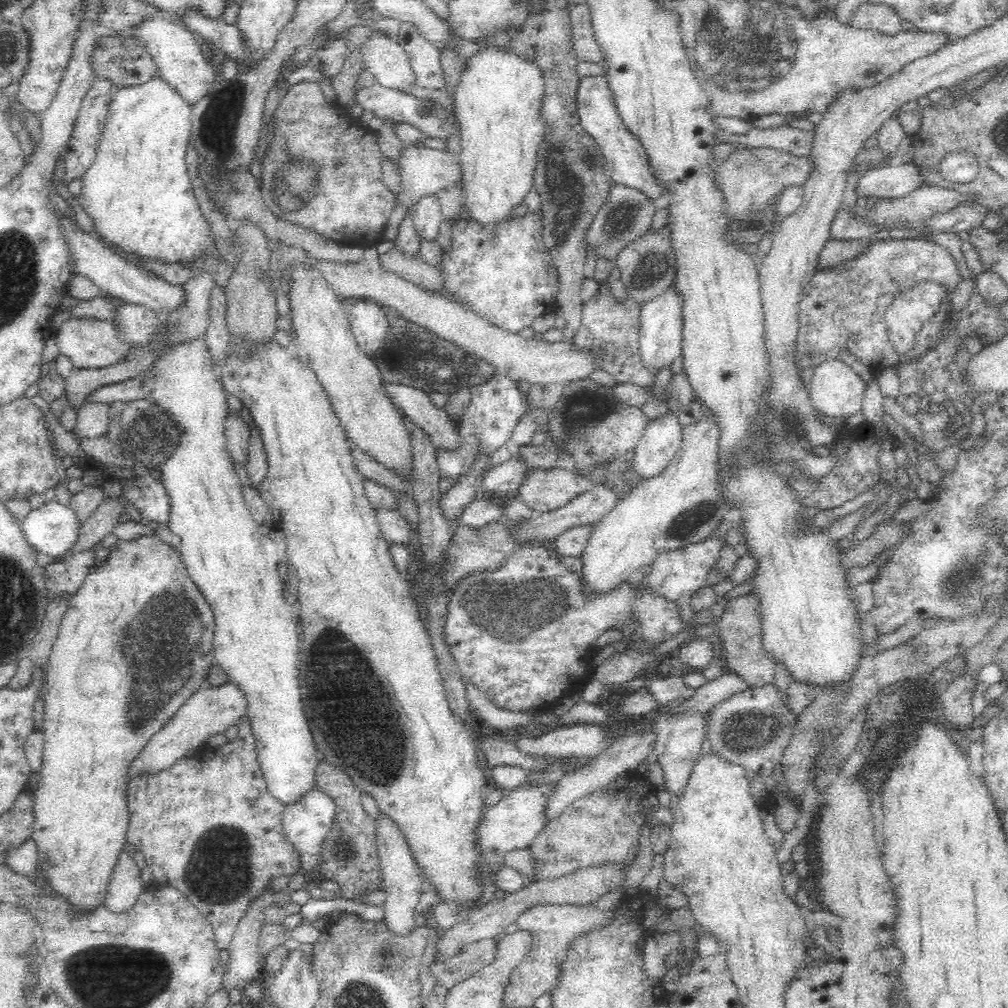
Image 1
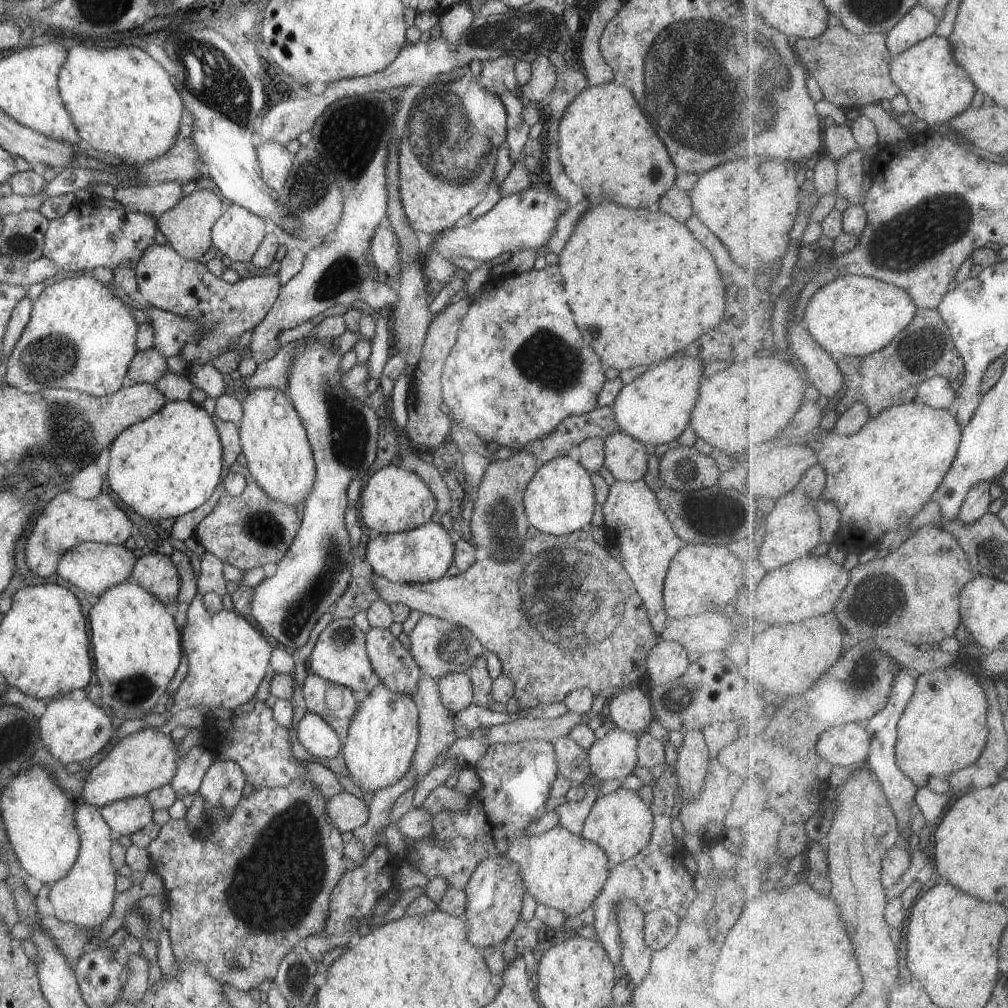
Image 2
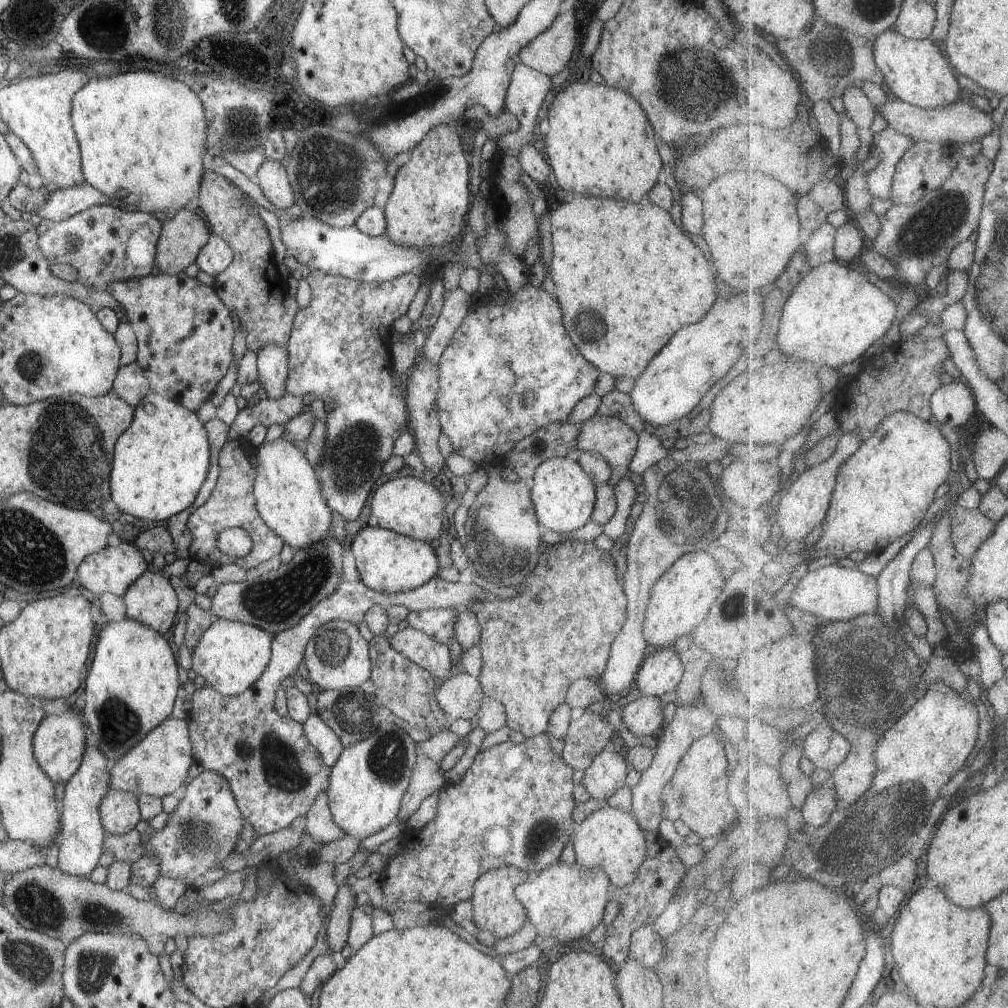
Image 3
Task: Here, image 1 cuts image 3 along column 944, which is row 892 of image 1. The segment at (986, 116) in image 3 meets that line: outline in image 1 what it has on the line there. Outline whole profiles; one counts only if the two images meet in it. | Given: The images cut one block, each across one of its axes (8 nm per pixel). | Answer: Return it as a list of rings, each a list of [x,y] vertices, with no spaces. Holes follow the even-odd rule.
[[[122,852],[107,888],[103,904],[106,909],[122,914],[137,903],[138,897],[147,885],[140,877],[140,869],[131,854]]]

